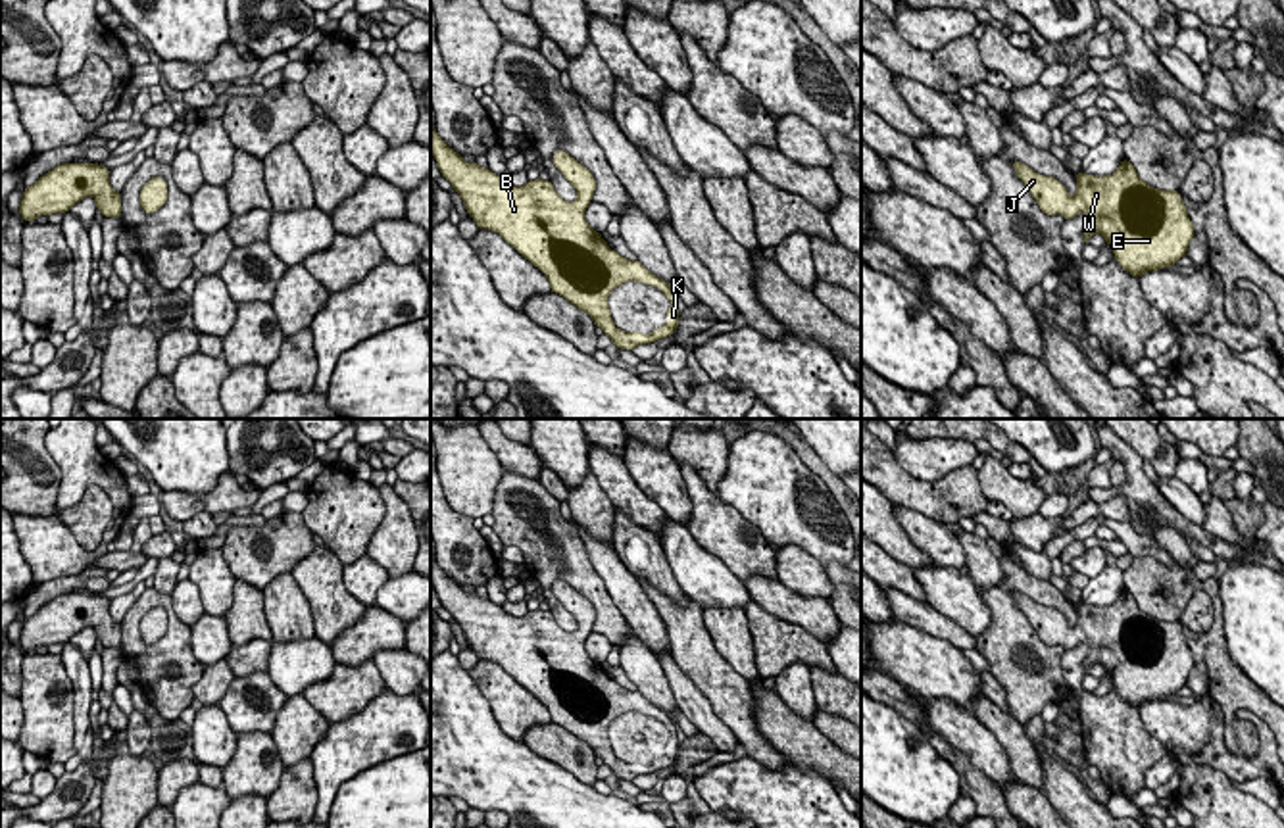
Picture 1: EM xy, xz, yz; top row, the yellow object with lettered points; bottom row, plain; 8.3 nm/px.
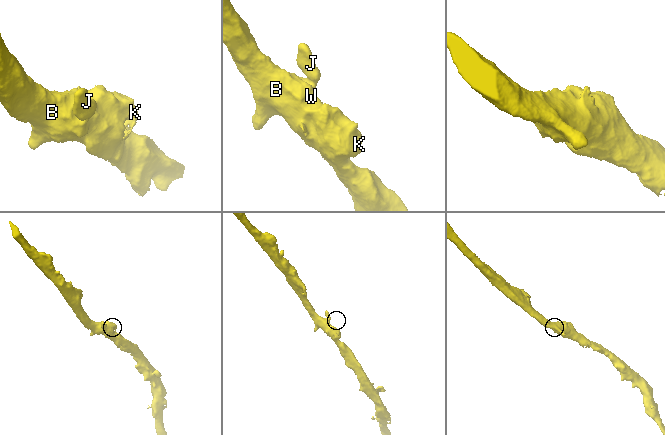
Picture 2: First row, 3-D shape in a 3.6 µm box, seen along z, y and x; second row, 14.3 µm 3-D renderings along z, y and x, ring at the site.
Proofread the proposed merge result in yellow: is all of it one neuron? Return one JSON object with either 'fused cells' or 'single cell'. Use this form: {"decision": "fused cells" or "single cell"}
{"decision": "single cell"}

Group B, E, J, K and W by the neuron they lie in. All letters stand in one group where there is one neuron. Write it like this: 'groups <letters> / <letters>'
groups B E J K W

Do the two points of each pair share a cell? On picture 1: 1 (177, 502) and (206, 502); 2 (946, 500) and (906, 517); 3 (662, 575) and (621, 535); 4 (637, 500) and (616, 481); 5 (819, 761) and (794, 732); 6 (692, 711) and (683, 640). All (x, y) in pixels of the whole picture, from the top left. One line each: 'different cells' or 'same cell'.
1: same cell
2: different cells
3: same cell
4: same cell
5: same cell
6: different cells

